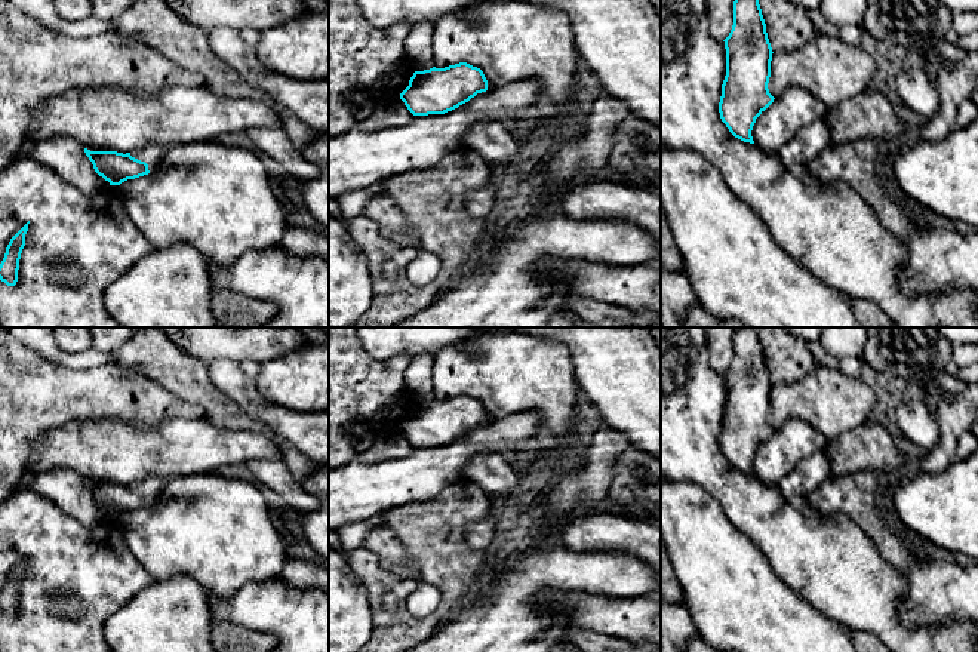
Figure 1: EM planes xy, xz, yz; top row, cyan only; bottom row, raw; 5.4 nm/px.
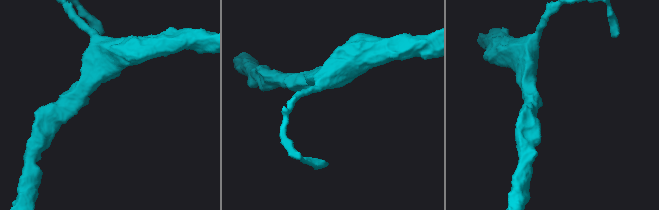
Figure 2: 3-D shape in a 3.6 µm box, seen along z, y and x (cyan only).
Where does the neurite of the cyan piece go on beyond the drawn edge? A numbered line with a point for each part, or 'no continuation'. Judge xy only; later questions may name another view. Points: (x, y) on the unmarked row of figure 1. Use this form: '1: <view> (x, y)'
1: xy (153, 486)

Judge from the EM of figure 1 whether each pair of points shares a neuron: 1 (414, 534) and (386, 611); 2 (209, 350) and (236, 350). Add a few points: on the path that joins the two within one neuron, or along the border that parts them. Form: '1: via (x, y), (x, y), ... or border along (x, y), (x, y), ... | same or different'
1: via (424, 553), (424, 574), (403, 591) | same
2: via (215, 350), (230, 350) | same

